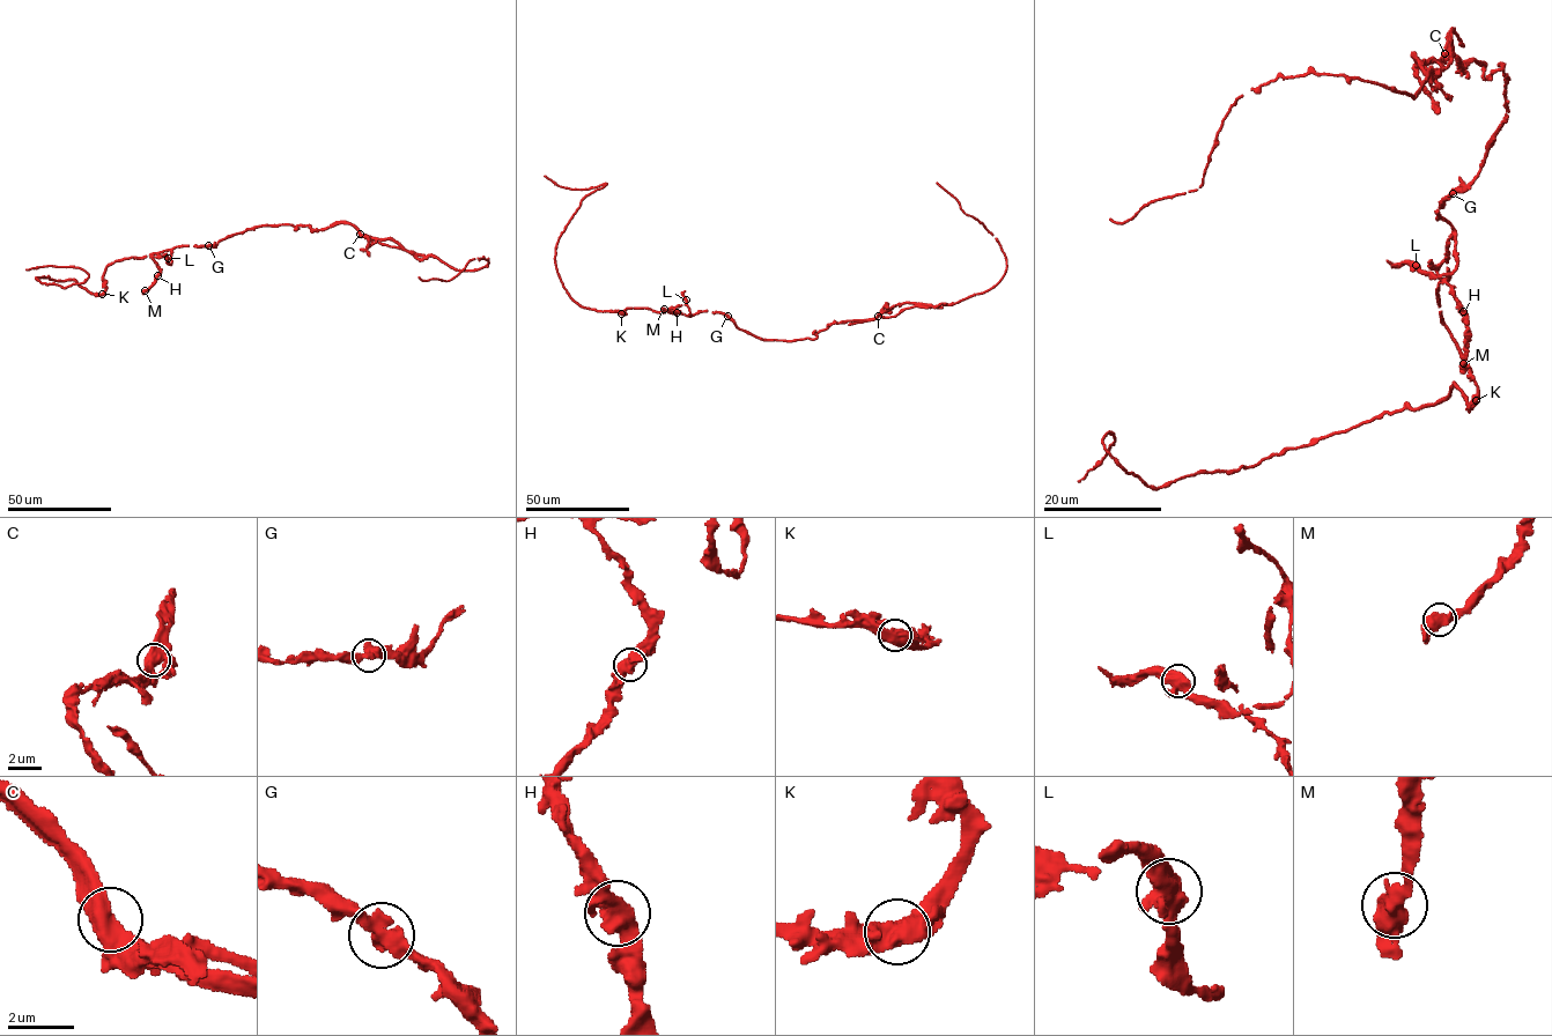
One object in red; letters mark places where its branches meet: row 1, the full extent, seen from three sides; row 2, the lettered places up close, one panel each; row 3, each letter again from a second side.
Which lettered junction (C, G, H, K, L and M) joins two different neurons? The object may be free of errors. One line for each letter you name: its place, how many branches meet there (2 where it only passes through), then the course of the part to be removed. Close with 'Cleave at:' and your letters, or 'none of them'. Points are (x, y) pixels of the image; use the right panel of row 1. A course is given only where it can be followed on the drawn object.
C: at (1445, 53); 2 branches meet; foreign part runs (1445, 54), (1414, 53), (1436, 84), (1431, 67), (1413, 97), (1336, 74), (1253, 88), (1199, 187), (1110, 219)
Cleave at: C

